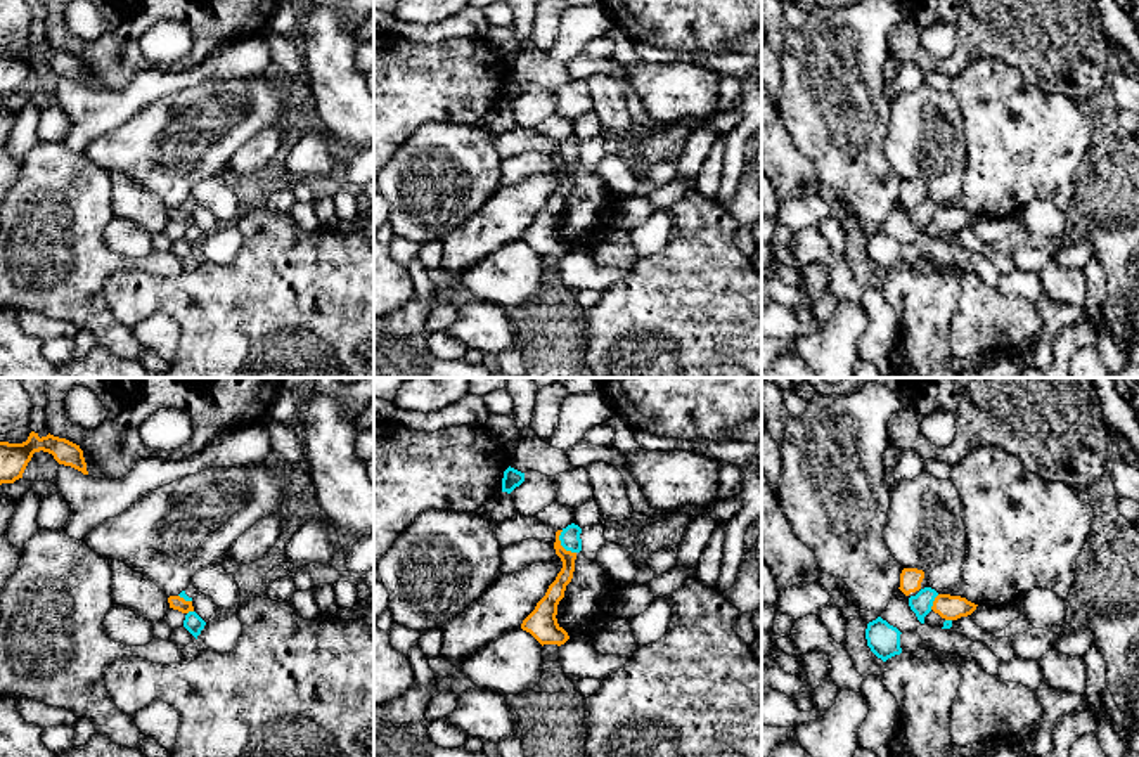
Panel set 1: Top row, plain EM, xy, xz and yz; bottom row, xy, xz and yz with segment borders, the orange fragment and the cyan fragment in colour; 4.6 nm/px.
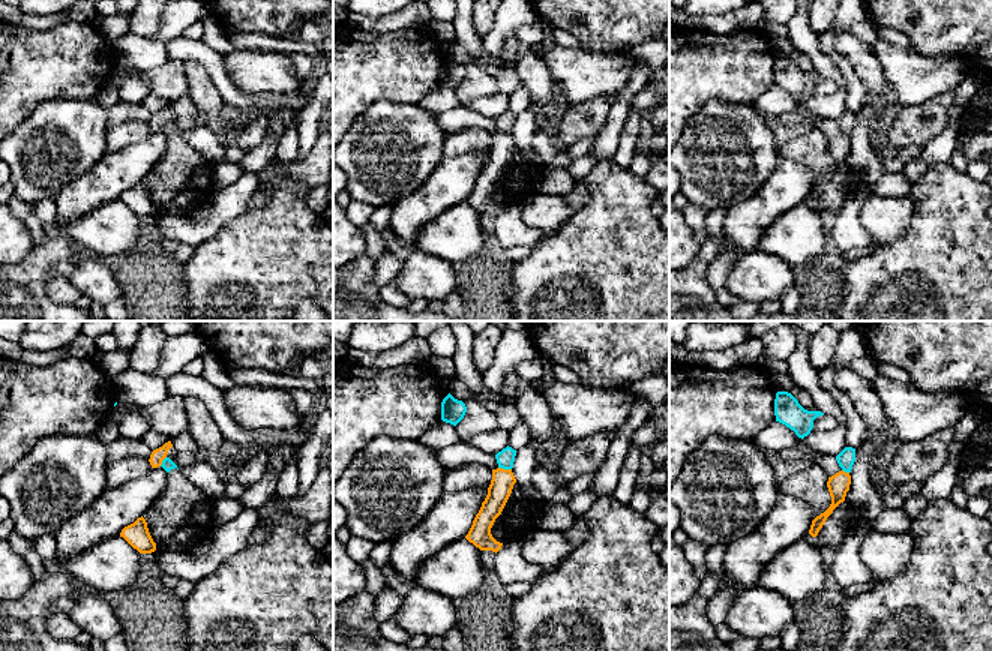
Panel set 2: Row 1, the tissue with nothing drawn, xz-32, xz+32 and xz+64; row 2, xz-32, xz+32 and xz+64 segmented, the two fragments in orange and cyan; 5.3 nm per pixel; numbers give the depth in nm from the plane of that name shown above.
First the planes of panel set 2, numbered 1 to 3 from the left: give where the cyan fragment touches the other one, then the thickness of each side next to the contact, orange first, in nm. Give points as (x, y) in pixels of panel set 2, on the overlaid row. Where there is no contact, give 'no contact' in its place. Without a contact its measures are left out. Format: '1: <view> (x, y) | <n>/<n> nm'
1: xz-32 (162, 459) | 70/60 nm
2: xz+32 (505, 470) | 120/90 nm
3: xz+64 (844, 471) | 120/90 nm

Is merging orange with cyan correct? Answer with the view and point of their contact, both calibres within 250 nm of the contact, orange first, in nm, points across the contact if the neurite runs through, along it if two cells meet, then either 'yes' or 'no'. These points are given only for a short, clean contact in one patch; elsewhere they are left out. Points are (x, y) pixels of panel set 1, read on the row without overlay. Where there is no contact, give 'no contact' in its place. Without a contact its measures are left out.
meets orange in xz at (559, 156); 80 nm thick on the orange side, 100 nm on the other; border along xz (561, 142), (559, 155), (575, 165); no

